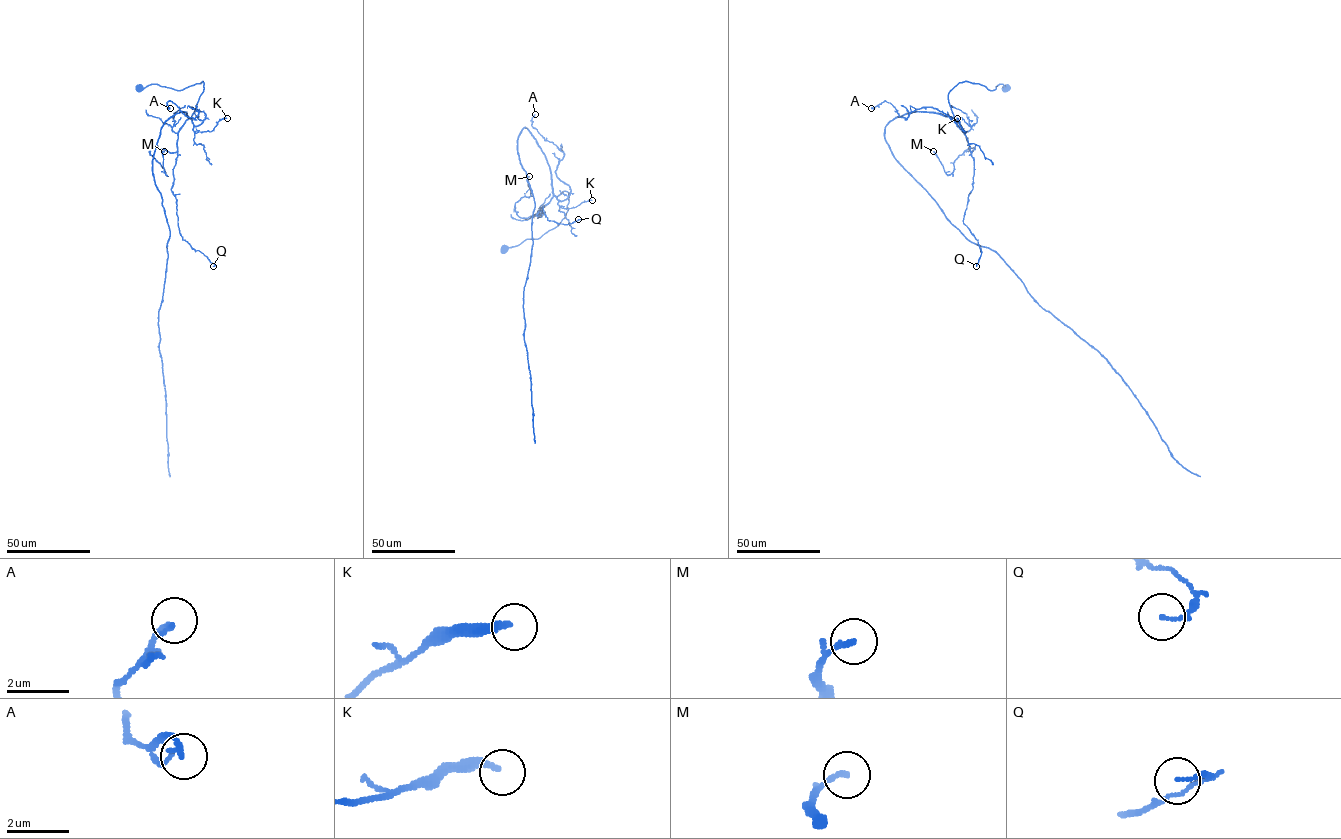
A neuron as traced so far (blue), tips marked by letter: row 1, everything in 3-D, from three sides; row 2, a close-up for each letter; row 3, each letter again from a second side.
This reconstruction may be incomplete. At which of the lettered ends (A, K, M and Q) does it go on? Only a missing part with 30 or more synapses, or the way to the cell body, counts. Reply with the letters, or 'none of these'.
none of these

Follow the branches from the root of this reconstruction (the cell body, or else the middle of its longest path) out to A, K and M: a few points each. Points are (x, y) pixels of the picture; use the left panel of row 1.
A: (138, 88), (202, 81), (199, 125), (202, 111), (170, 108)
K: (138, 88), (158, 84), (180, 90), (202, 81), (204, 91), (191, 117), (192, 130), (211, 131), (227, 118)
M: (138, 88), (180, 90), (204, 83), (178, 132), (177, 151), (150, 150), (166, 175), (164, 151)

